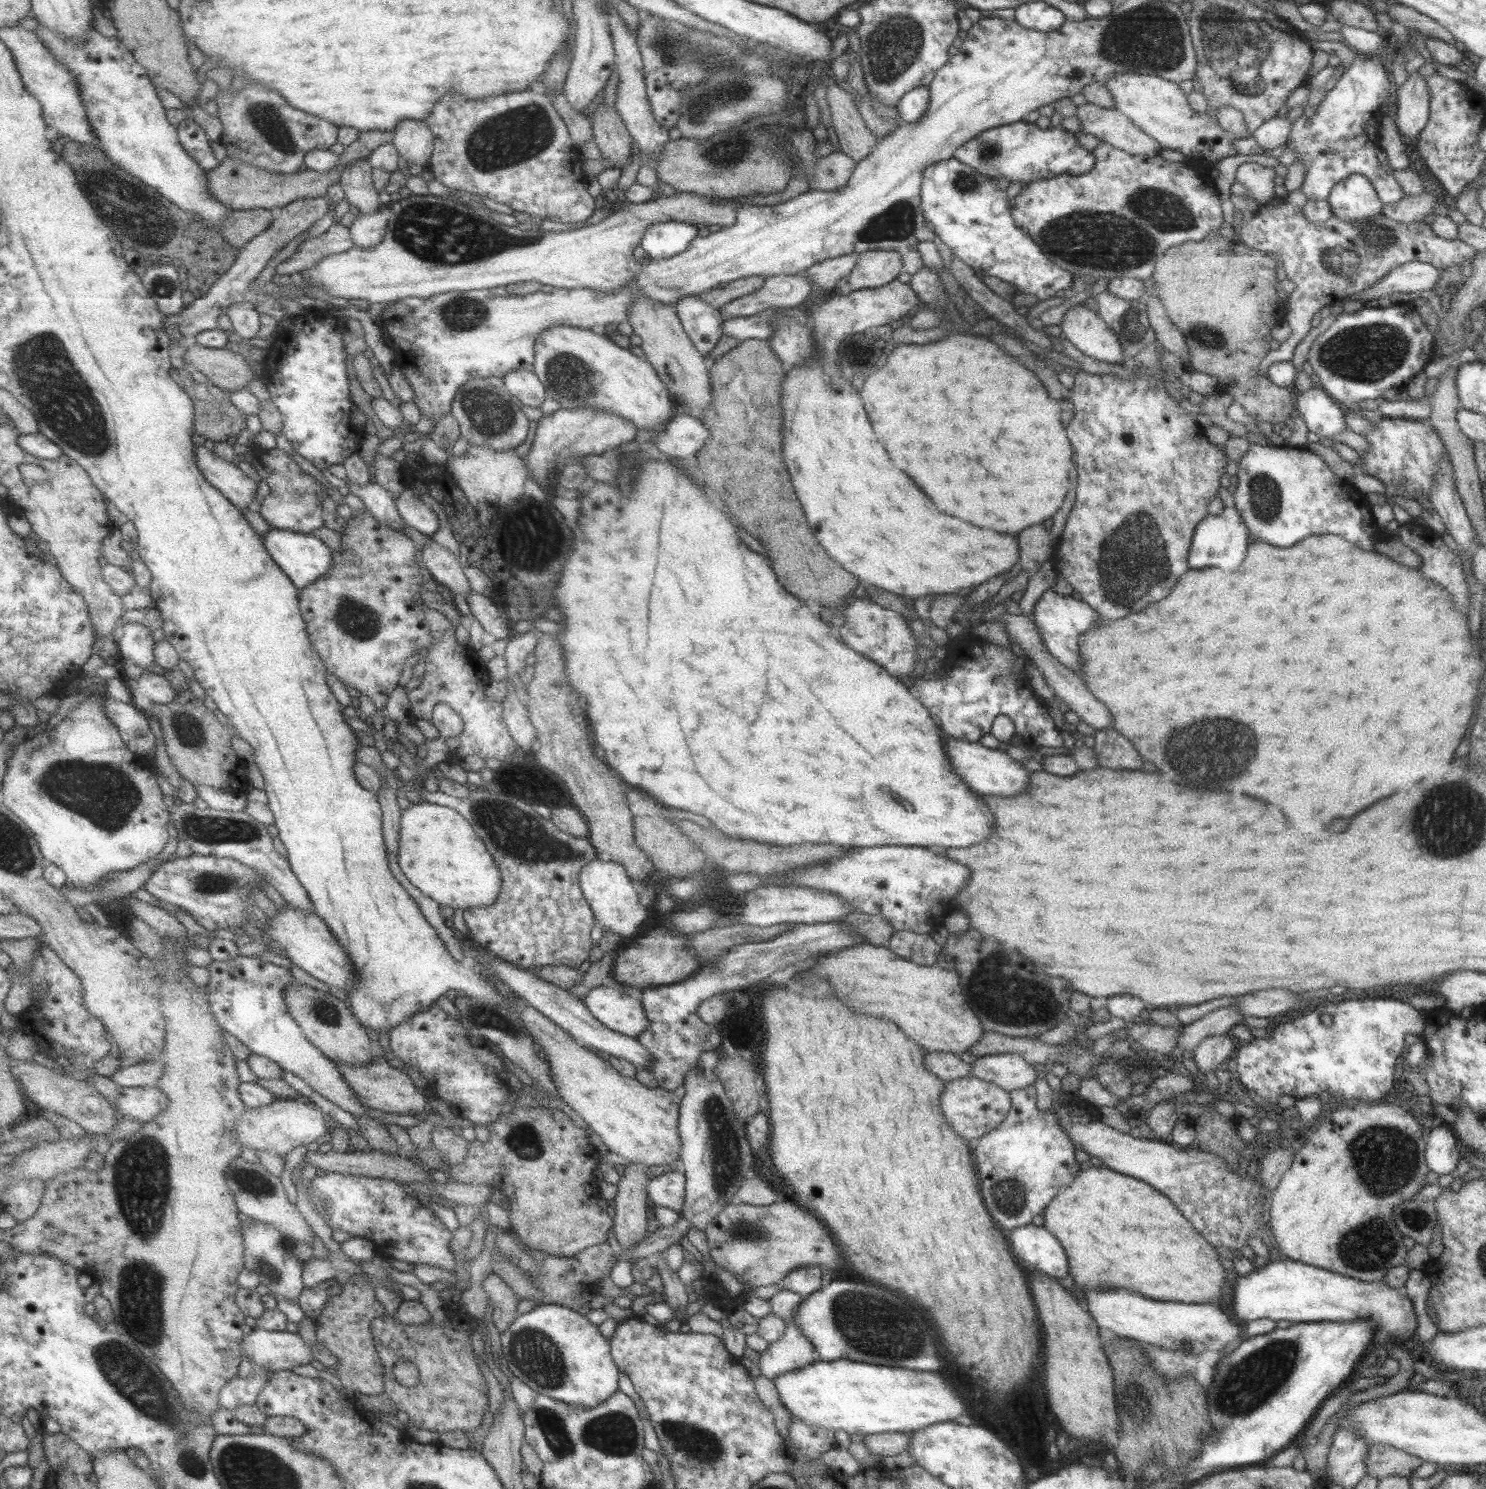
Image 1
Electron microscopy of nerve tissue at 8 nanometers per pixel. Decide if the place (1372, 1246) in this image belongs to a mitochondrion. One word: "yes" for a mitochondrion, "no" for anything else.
yes

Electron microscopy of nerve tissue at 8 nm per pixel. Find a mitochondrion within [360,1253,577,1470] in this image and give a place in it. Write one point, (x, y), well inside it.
(541, 1359)

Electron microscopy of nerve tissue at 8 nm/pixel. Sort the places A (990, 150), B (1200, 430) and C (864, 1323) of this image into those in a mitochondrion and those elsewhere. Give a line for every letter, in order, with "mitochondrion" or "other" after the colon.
A: mitochondrion
B: other
C: mitochondrion

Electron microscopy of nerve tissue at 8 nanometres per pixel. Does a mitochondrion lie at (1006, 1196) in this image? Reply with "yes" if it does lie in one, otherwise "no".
yes

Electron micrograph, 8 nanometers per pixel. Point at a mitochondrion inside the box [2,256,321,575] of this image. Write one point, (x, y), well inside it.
(42, 365)

